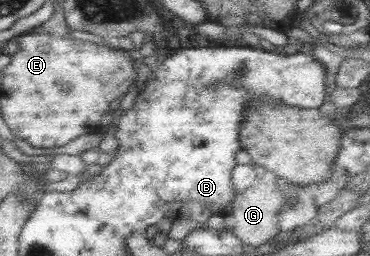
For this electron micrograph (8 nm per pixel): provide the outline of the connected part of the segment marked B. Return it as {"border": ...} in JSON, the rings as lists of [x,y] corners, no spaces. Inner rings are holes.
{"border":[[[246,45],[234,47],[190,47],[180,50],[179,47],[172,46],[162,53],[159,66],[150,74],[145,87],[140,90],[133,107],[127,109],[117,120],[116,131],[113,135],[117,139],[118,149],[115,150],[113,160],[107,165],[102,164],[103,168],[101,168],[99,174],[88,179],[83,177],[79,187],[69,192],[71,200],[81,212],[103,224],[112,226],[115,232],[124,239],[136,230],[153,231],[153,228],[161,220],[169,220],[169,222],[173,223],[176,220],[185,219],[190,220],[192,224],[196,224],[197,229],[207,228],[207,220],[211,216],[215,216],[215,214],[224,215],[225,207],[236,197],[236,190],[231,182],[231,171],[238,166],[235,156],[242,149],[239,135],[242,122],[244,121],[244,112],[246,112],[248,104],[252,100],[258,100],[258,98],[263,96],[295,108],[320,109],[320,106],[325,103],[323,99],[325,98],[325,79],[325,65],[315,58],[313,54],[307,55],[298,49],[295,52],[291,51],[289,55],[282,55],[266,51],[258,46],[250,47]]]}

